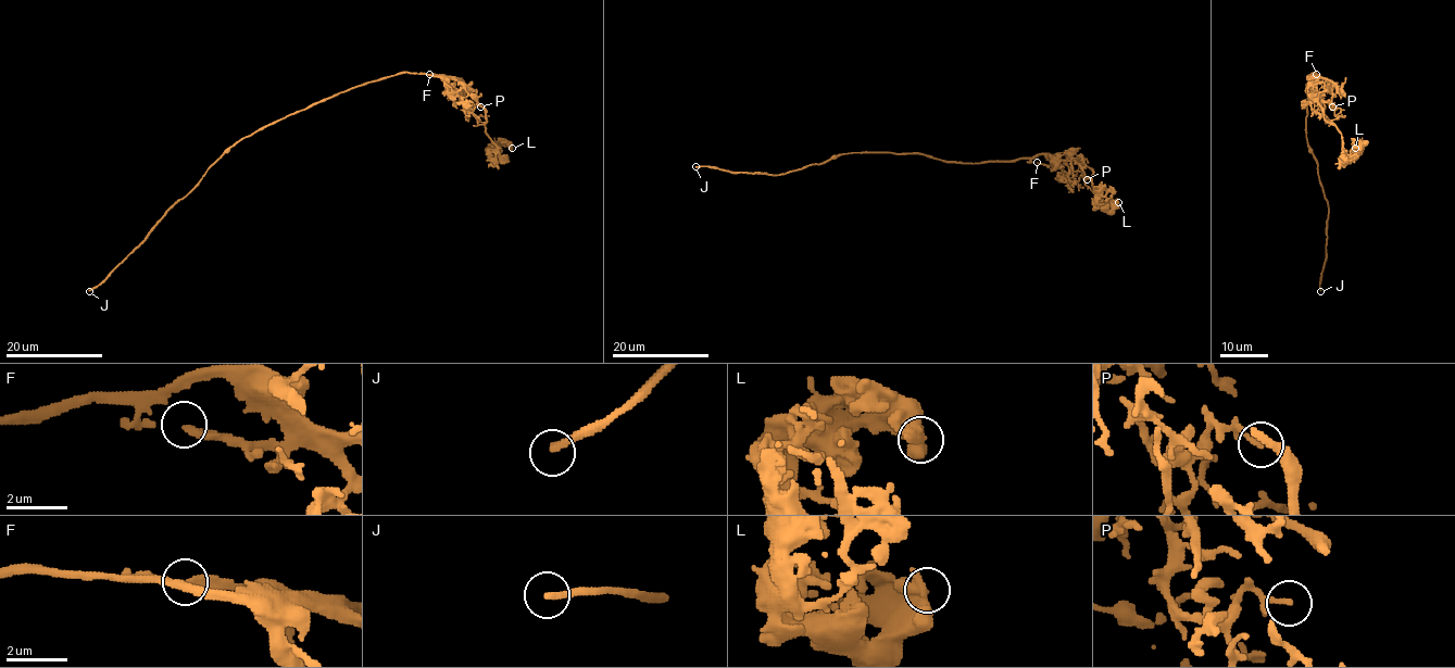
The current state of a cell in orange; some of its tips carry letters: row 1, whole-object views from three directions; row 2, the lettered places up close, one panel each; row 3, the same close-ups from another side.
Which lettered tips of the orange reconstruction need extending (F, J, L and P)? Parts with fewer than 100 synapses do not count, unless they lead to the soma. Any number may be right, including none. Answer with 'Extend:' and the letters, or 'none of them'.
Extend: J

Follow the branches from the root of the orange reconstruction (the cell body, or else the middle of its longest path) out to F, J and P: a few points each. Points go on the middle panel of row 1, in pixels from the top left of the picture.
F: (918, 153), (964, 163), (1006, 162), (1045, 154), (1052, 163), (1037, 162)
J: (918, 153), (839, 153), (824, 162), (780, 174), (730, 173), (695, 166)
P: (918, 153), (964, 163), (1006, 162), (1046, 154), (1067, 163), (1070, 180), (1081, 176), (1087, 179)

